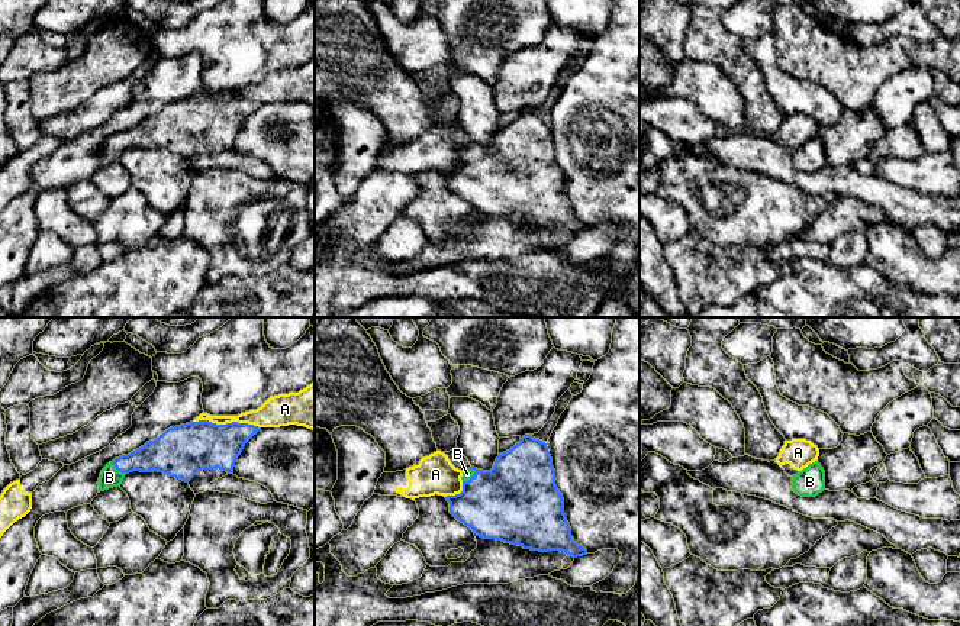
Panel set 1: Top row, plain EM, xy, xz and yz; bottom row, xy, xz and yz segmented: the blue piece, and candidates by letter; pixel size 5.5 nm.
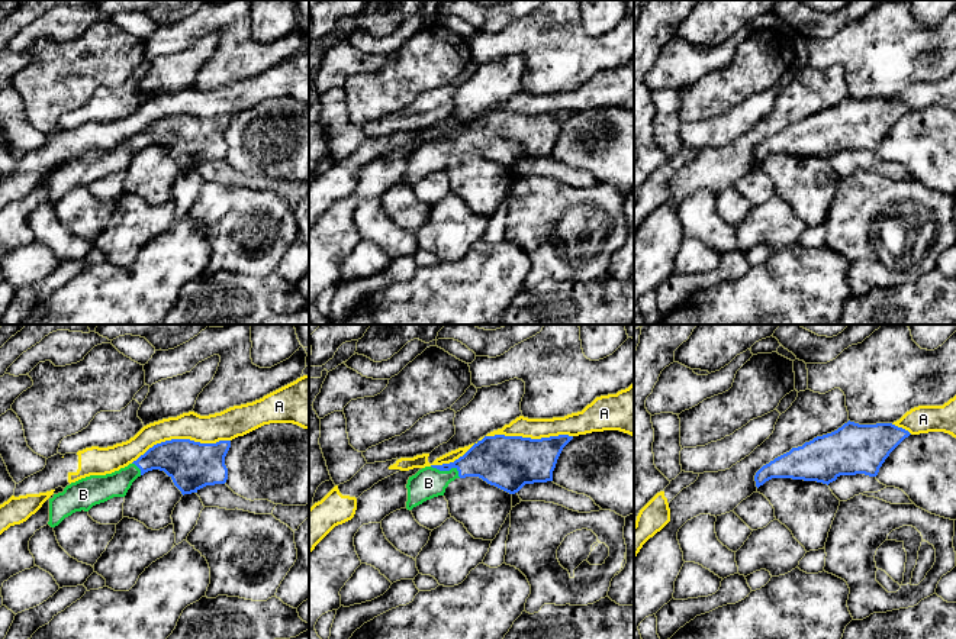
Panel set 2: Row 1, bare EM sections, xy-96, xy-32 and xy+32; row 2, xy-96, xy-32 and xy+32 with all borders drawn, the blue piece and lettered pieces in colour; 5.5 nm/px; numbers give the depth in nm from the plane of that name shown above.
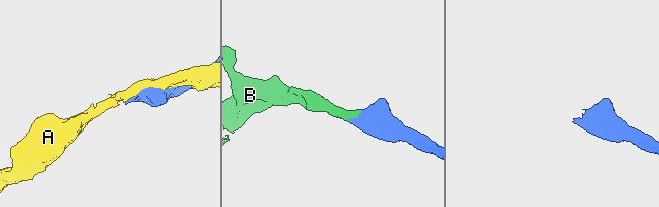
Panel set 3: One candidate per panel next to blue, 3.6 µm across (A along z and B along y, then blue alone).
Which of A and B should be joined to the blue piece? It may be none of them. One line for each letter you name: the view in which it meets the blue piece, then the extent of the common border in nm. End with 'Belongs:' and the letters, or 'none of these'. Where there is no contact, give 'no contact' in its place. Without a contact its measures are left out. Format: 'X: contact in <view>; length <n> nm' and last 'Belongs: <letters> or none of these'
B: contact in xy; length 110 nm
Belongs: B

